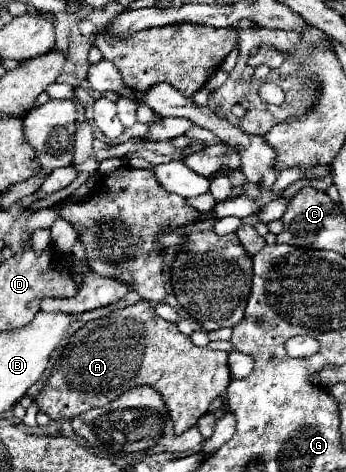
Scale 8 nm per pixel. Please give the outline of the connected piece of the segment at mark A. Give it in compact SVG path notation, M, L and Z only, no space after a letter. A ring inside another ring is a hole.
M137 303L125 309L117 309L101 319L89 321L83 327L79 327L71 337L69 343L63 347L59 361L55 363L47 383L43 385L36 403L43 413L47 413L51 419L73 419L93 407L105 407L113 399L117 399L121 393L137 387L137 385L149 385L155 391L161 393L163 403L171 415L175 435L185 433L187 429L195 427L199 417L203 417L213 403L213 399L221 397L225 389L231 383L231 373L227 365L227 353L225 351L211 351L209 347L197 347L191 343L187 335L183 335L175 323L169 323L161 319L151 303ZM137 353L143 353L137 369Z

